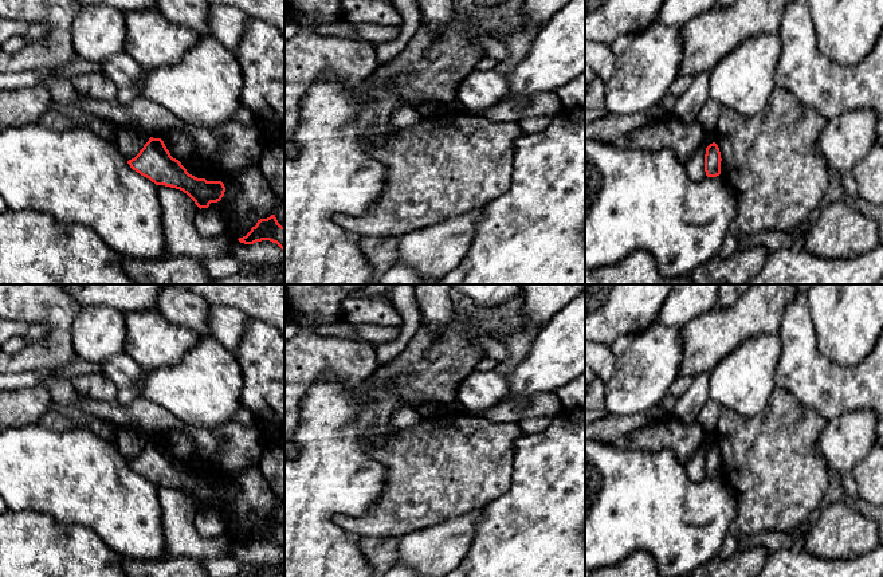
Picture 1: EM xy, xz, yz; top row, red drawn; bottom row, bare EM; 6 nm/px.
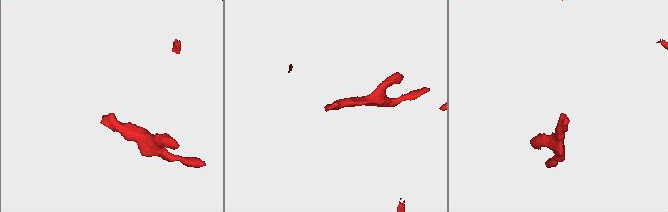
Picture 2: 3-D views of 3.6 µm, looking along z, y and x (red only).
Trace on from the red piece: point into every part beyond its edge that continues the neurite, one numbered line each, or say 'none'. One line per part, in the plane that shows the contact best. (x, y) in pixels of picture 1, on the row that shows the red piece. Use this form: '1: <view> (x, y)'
none

